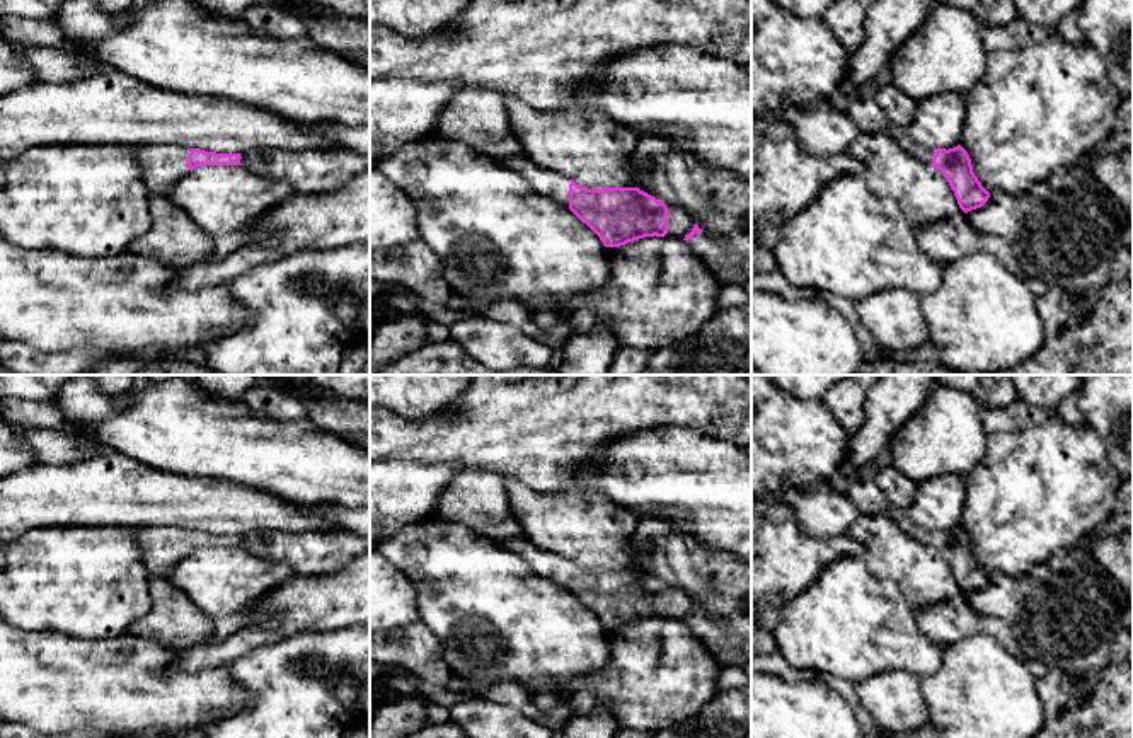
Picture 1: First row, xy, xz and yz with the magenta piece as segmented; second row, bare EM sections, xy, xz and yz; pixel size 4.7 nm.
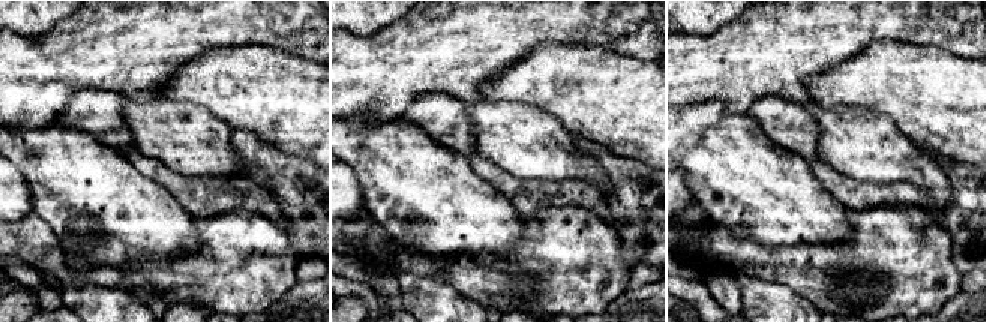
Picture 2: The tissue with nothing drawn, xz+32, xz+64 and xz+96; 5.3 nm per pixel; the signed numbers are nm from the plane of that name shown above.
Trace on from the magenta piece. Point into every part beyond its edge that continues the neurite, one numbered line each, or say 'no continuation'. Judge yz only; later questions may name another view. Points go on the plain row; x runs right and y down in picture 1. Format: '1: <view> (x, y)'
1: yz (920, 534)

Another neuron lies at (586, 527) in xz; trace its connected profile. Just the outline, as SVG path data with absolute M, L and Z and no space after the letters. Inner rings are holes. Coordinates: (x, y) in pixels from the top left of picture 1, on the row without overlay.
M504 477L523 535L588 571L639 569L630 554L637 515L600 491L538 493Z

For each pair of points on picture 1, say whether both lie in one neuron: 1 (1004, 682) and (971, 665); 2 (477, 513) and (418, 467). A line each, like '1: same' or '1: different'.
1: same
2: different

